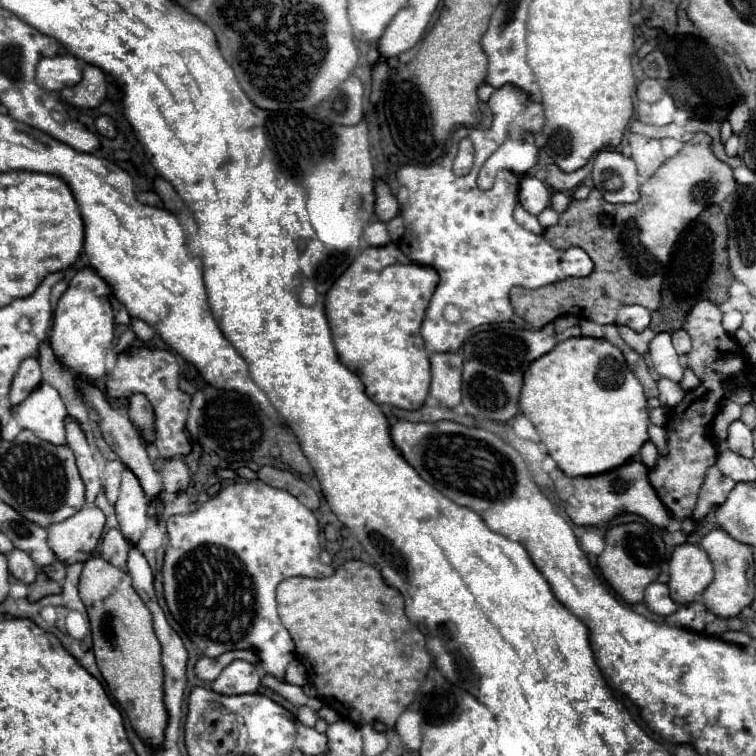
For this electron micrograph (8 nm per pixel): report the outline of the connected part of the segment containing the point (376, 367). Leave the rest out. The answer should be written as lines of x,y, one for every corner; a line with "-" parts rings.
390,242
386,246
370,246
362,250
356,256
356,260
348,266
348,270
326,292
324,306
336,352
342,364
362,378
368,398
376,400
376,404
390,404
404,410
418,410
424,398
428,396
430,362
424,342
420,338
420,324
436,284
438,272
420,264
416,264
414,268
412,262
400,252
400,248
394,242

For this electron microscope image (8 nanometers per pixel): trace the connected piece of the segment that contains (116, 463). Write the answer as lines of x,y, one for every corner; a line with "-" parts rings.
112,460
106,464
104,472
102,472
102,484
104,484
104,492
108,502
114,506
118,500
118,490
120,490
120,474
124,470
124,464
120,460

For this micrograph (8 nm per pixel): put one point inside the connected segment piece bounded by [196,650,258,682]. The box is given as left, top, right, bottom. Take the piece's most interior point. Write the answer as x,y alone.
207,669

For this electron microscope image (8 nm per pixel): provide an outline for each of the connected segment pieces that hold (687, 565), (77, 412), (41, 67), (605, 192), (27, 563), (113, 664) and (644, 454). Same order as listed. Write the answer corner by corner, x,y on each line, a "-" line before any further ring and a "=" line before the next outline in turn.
684,542
674,548
670,558
670,596
678,604
692,602
698,592
712,582
712,564
708,554
698,546
=
44,340
40,344
38,362
40,362
40,368
42,368
42,382
54,386
60,392
68,414
82,426
82,430
88,436
90,446
94,446
94,436
92,436
92,426
90,426
90,420
88,420
88,410
86,410
78,390
76,390
74,376
72,376
72,372
68,372
68,368
64,368
62,360
52,352
48,340
=
70,54
44,58
36,66
36,84
48,92
58,92
64,86
74,86
80,82
80,76
80,62
=
602,150
594,158
592,180
596,190
604,196
606,202
636,202
640,178
636,172
636,164
632,158
614,152
=
14,548
12,552
8,552
8,570
12,572
14,578
22,580
24,584
32,584
38,572
38,566
34,564
34,560
28,556
28,552
=
90,556
86,560
78,590
92,624
96,664
112,698
128,714
136,734
146,744
160,748
168,714
162,702
160,642
152,628
152,614
132,588
128,572
108,564
102,556
=
652,440
644,442
644,446
640,448
640,460
642,460
648,468
652,468
652,466
656,464
656,458
658,458
658,450
656,450
656,446
652,444

